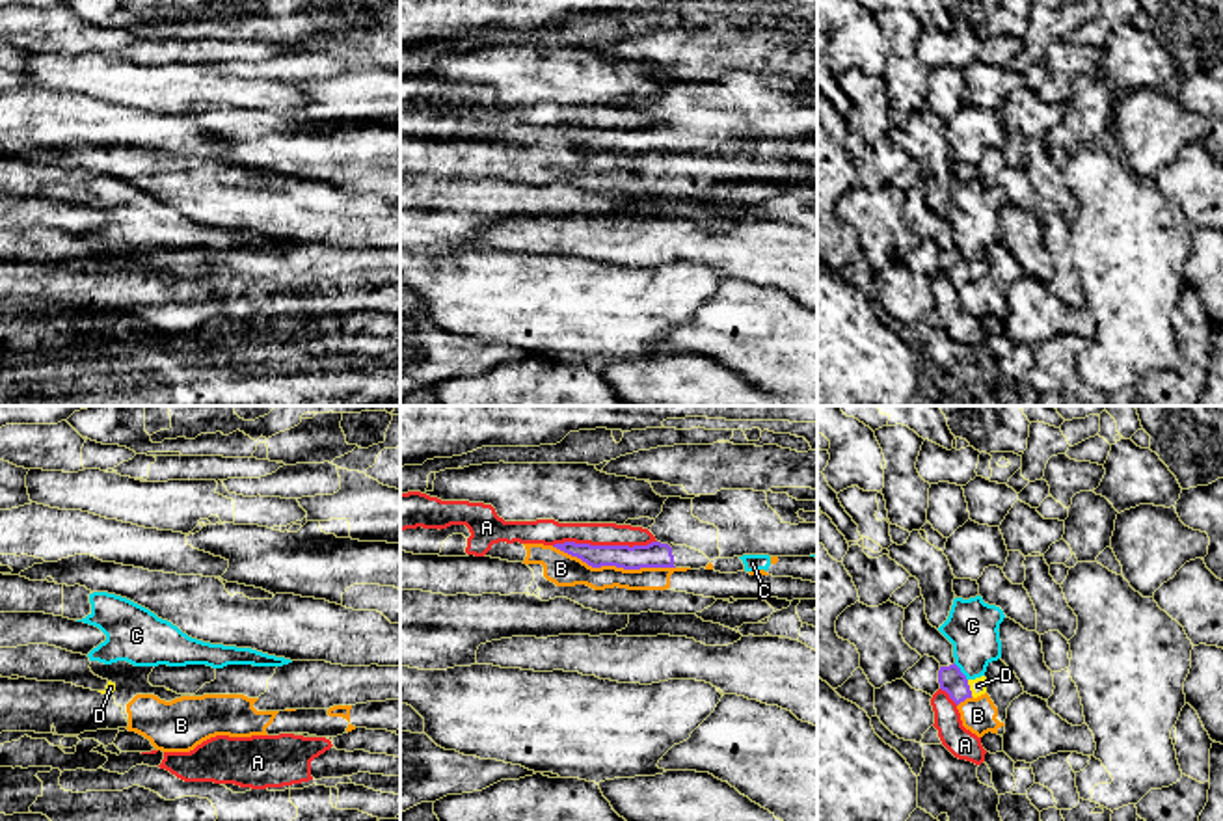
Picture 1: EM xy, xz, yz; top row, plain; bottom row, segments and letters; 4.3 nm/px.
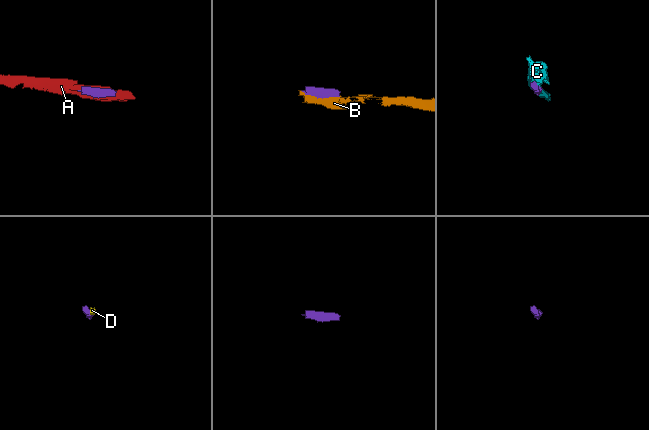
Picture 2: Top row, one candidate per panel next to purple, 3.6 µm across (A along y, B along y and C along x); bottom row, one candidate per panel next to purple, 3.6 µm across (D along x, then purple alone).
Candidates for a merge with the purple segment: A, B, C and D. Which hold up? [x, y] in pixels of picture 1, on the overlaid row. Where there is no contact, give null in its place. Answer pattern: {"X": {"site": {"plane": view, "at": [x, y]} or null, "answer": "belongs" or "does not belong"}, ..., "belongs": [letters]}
{"A": {"site": {"plane": "xz", "at": [604, 546]}, "answer": "does not belong"}, "B": {"site": {"plane": "xz", "at": [613, 565]}, "answer": "does not belong"}, "C": {"site": {"plane": "yz", "at": [961, 672]}, "answer": "does not belong"}, "D": {"site": {"plane": "yz", "at": [968, 687]}, "answer": "belongs"}, "belongs": ["D"]}

